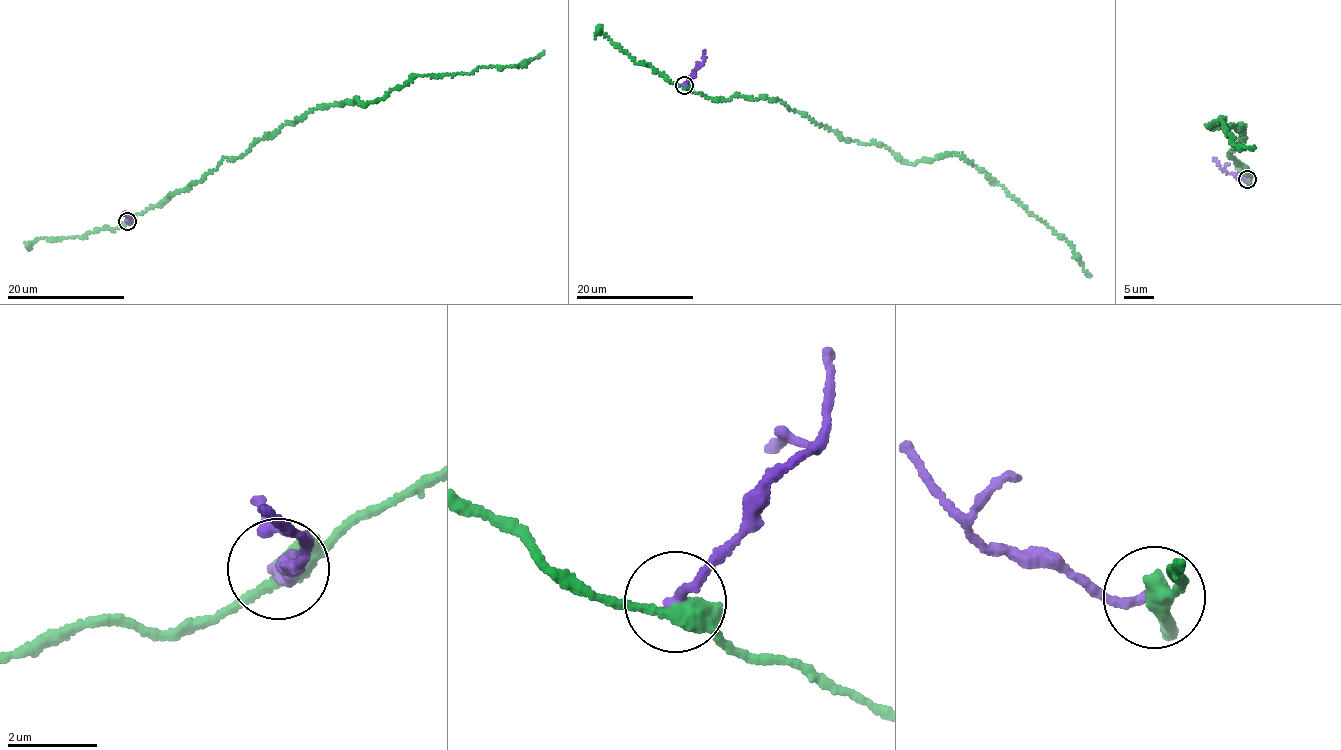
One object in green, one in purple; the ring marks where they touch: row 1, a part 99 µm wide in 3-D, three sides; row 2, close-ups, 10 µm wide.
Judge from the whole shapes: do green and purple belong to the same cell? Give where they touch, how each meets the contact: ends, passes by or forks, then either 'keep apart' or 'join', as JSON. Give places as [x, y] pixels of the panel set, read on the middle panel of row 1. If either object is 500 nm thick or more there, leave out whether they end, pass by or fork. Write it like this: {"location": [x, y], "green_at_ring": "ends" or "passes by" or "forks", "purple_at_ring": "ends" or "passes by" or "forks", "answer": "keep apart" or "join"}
{"location": [684, 85], "green_at_ring": "passes by", "purple_at_ring": "ends", "answer": "keep apart"}

